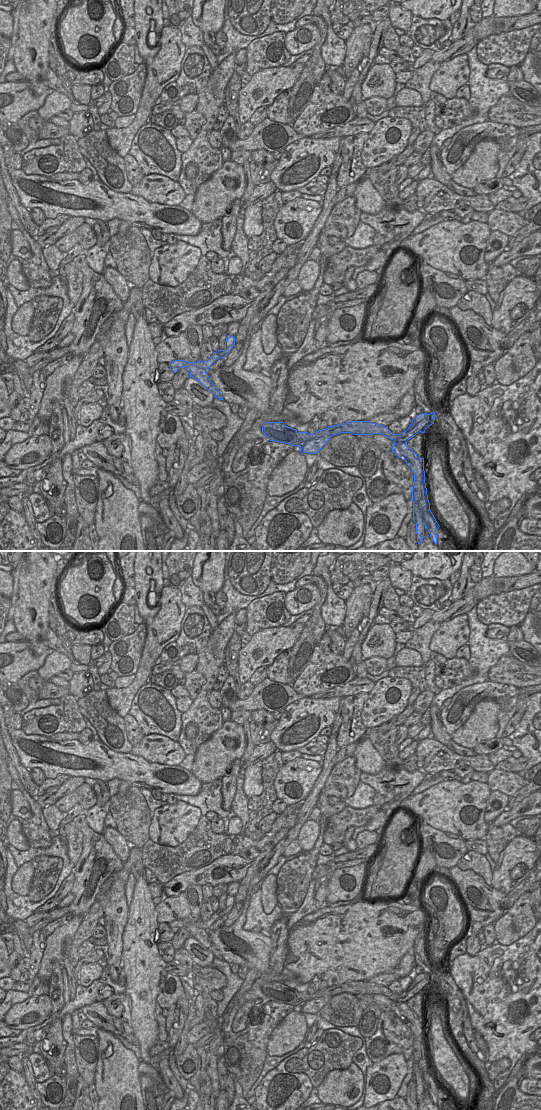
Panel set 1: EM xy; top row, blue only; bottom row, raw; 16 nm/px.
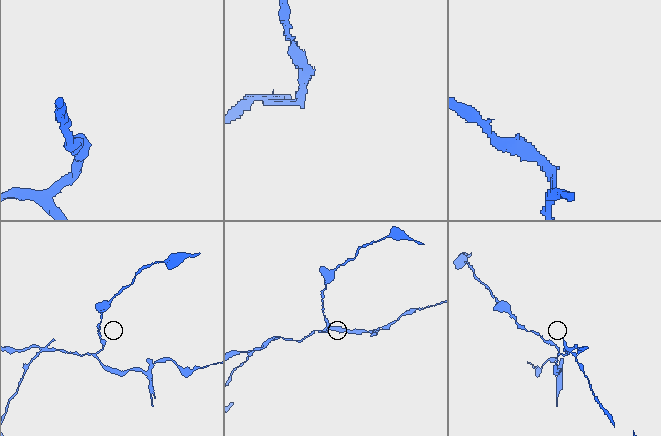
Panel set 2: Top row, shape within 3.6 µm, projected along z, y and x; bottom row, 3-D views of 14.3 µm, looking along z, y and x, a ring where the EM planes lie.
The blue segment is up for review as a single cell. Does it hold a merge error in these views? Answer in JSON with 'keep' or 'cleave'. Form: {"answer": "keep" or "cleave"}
{"answer": "cleave"}

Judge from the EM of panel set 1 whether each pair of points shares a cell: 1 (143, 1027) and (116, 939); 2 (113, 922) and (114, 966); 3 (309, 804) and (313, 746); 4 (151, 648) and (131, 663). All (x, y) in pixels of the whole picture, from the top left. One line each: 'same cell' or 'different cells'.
1: different cells
2: same cell
3: different cells
4: different cells

